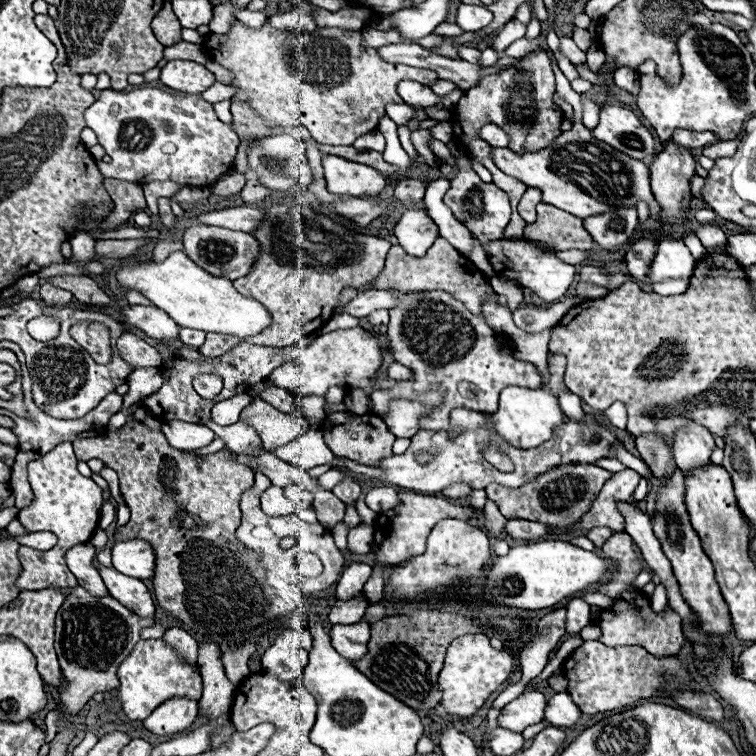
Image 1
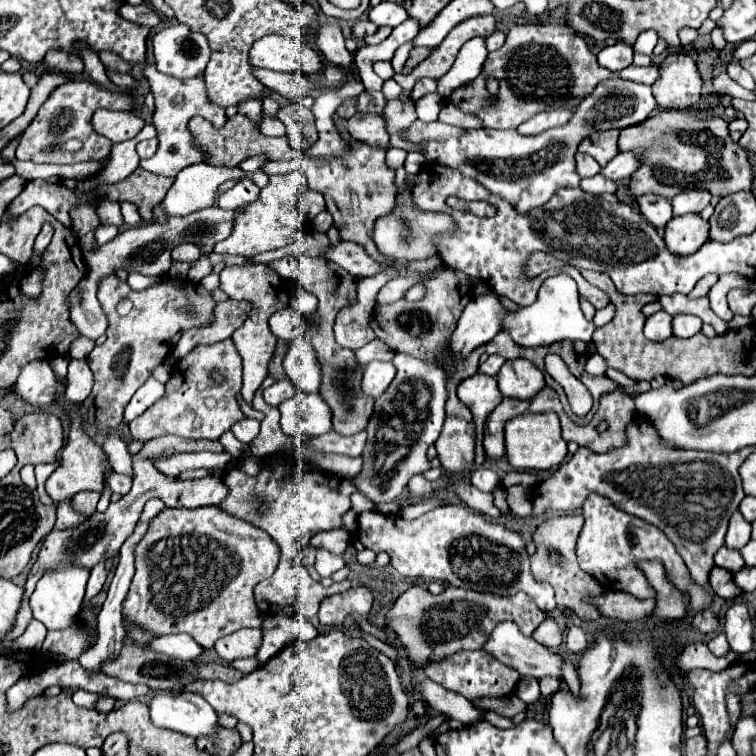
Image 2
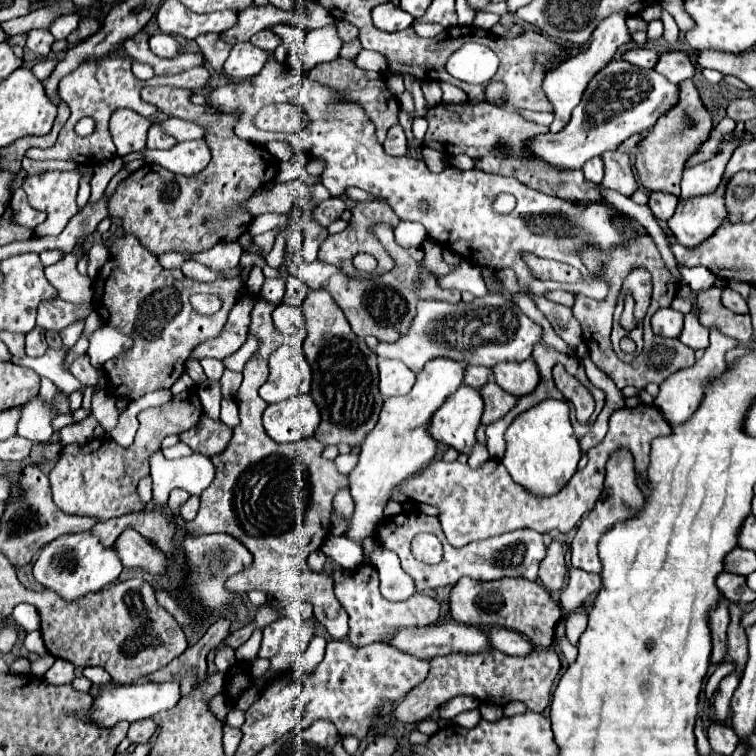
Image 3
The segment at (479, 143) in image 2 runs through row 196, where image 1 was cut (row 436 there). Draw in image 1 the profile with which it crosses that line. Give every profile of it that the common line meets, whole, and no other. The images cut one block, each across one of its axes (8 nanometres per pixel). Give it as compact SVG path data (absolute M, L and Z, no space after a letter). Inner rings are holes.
M508 386L500 392L500 408L494 414L490 414L488 424L492 424L496 432L504 440L508 440L508 444L516 448L536 448L550 438L556 426L562 424L562 412L558 408L556 398L544 388L528 390L520 386Z

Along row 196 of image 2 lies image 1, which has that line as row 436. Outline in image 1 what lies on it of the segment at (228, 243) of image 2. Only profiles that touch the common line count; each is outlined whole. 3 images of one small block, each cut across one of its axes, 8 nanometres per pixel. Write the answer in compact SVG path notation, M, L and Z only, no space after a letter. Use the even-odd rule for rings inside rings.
M254 398L240 412L240 420L246 422L248 426L252 424L252 428L258 432L262 440L264 450L268 452L296 440L296 436L300 436L300 432L308 430L310 426L304 418L284 414L270 406L268 402L264 402L262 398Z

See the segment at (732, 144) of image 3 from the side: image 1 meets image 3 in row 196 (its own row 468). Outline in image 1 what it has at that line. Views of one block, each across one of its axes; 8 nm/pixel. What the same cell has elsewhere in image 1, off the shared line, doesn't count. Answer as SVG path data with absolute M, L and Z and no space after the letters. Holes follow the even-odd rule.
M690 420L686 426L676 430L672 450L674 450L676 466L682 472L690 472L700 464L710 462L712 448L714 448L714 438L702 424Z

